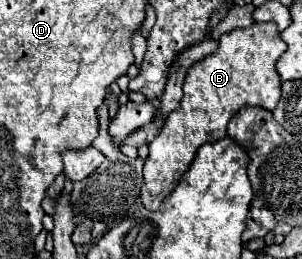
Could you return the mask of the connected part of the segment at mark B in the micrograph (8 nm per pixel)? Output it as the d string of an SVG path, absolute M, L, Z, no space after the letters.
M254 23L246 29L234 29L232 33L226 33L220 37L220 47L210 57L194 63L184 79L184 97L180 101L180 107L172 111L166 119L166 125L160 129L156 139L150 143L150 155L144 165L144 185L140 201L148 211L158 211L162 199L170 195L170 191L178 185L180 177L190 167L192 159L196 157L196 151L204 143L212 143L226 137L226 125L228 121L246 105L256 105L266 111L274 111L278 99L280 99L280 77L276 73L276 61L286 51L286 43L280 39L280 33L276 31L274 23Z

